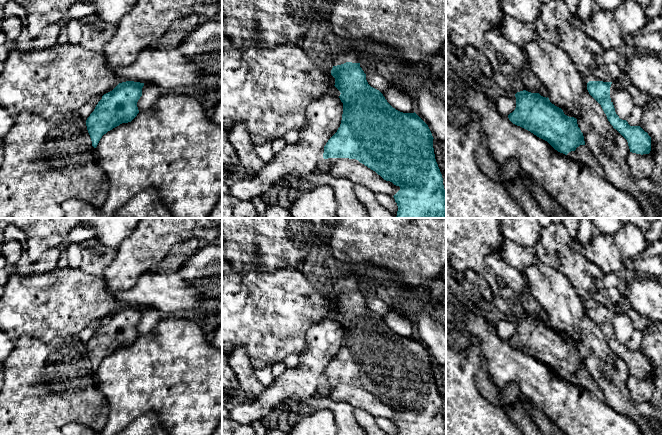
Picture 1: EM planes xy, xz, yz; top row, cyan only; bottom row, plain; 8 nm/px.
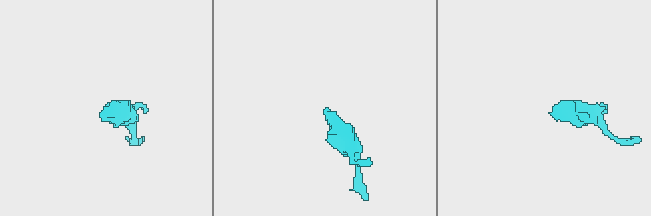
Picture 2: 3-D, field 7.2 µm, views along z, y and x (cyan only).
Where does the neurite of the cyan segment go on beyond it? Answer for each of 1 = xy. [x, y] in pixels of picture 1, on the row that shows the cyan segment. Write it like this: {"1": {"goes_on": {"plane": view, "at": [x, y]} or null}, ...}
{"1": {"goes_on": null}}

